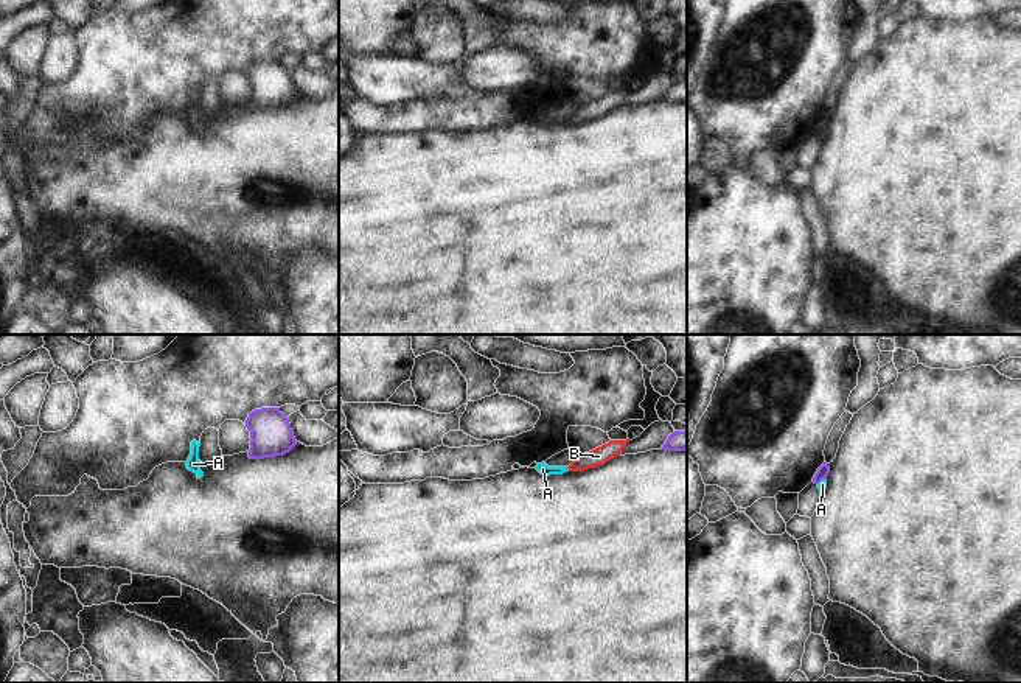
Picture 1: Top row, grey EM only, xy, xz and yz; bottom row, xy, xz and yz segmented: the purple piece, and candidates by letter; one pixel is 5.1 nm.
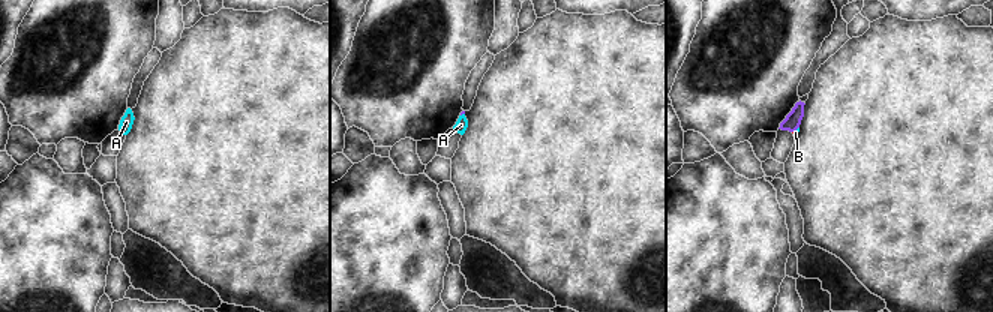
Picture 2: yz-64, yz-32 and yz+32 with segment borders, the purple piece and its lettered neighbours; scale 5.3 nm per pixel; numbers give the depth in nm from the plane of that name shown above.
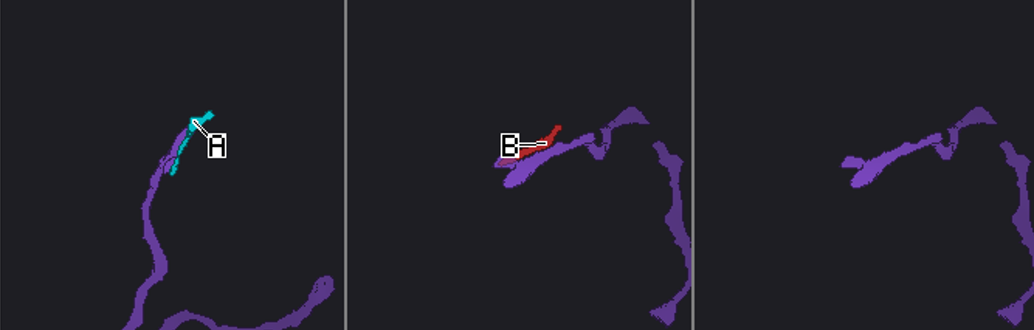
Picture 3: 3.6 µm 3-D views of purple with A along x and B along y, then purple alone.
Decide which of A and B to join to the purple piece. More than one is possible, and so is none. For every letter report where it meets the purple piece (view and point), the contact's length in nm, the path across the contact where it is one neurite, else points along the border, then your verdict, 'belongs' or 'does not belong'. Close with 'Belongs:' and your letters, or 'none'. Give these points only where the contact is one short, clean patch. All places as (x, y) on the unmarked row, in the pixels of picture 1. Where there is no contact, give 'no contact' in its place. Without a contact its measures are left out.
A: contact yz (821, 131); length 60 nm; border yz (825, 129), (818, 136); does not belong
B: contact xz (577, 108); length 50 nm; border xz (578, 106), (574, 112); does not belong
Belongs: none

